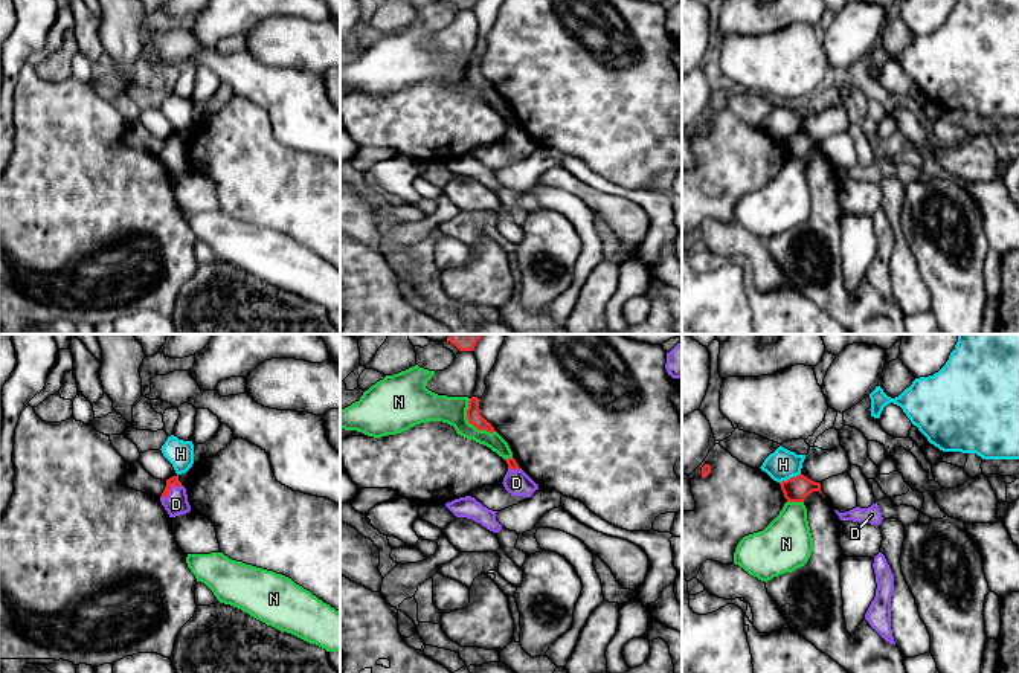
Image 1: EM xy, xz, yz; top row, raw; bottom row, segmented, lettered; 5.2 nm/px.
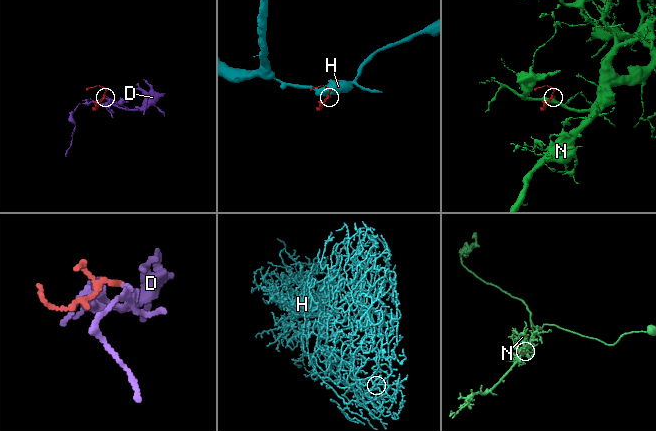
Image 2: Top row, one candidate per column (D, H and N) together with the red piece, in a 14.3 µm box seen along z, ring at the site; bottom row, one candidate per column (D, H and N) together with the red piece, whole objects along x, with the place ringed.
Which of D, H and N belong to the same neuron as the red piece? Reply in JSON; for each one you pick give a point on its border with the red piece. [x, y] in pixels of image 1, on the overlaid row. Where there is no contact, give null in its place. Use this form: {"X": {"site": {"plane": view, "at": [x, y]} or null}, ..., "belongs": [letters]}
{"D": {"site": {"plane": "xy", "at": [170, 490]}}, "belongs": ["D"]}

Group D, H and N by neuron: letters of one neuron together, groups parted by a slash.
D / H / N

